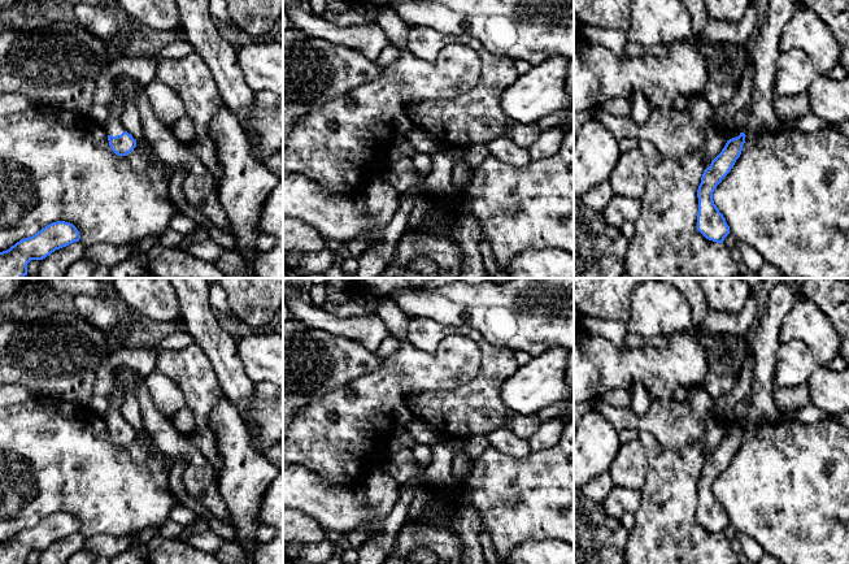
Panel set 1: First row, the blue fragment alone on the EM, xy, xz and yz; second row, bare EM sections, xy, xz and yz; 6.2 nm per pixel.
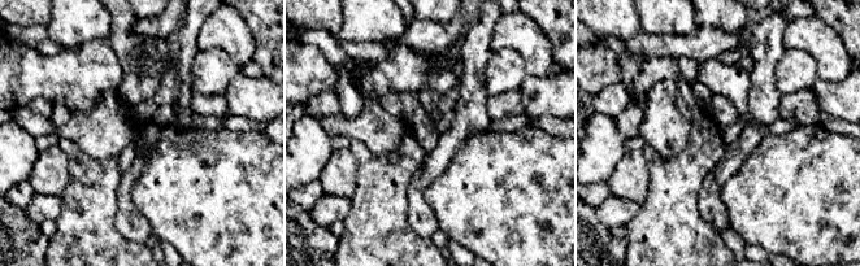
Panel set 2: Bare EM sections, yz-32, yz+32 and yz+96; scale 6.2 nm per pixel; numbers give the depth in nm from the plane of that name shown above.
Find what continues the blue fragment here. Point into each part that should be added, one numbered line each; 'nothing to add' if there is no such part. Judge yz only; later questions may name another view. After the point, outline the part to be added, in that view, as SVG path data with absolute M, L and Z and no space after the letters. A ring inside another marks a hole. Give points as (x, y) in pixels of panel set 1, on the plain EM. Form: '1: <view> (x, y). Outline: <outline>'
1: yz (761, 406). Outline: M779 281L771 290L757 318L756 339L750 344L754 357L754 379L746 396L748 413L740 424L769 424L778 420L779 409L774 400L774 360L780 346L779 331L788 311L794 305L794 291Z

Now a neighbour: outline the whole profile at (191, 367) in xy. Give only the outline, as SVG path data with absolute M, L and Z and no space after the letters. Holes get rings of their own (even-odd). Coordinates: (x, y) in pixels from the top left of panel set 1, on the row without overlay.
M197 343L182 350L158 348L156 370L179 382L187 407L195 417L191 438L218 476L222 465L209 416L226 395L219 387L209 357Z

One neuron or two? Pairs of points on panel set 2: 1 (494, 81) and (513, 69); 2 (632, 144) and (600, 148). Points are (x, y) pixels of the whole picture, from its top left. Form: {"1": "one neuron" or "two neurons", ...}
{"1": "one neuron", "2": "two neurons"}

